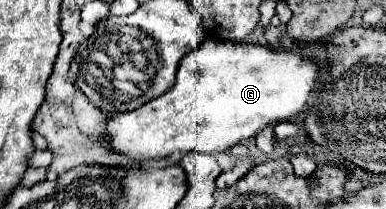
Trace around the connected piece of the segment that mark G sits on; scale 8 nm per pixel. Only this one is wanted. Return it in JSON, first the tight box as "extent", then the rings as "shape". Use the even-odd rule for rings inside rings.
{"extent":[104,38,316,162],"shape":[[[206,38],[200,48],[180,60],[176,82],[164,96],[138,110],[108,118],[104,146],[136,162],[160,160],[174,152],[226,152],[254,138],[262,128],[302,112],[316,76],[316,62],[302,60],[294,48],[272,50],[258,44]]]}

